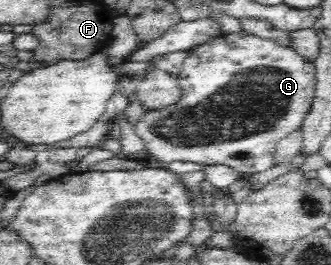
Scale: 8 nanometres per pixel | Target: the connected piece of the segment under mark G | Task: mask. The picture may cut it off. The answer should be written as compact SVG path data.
M226 33L208 40L205 44L196 46L194 51L185 57L185 60L182 62L181 72L178 74L178 83L182 95L175 104L166 106L164 109L145 111L144 116L134 125L135 132L145 145L144 150L149 151L151 156L164 163L177 162L185 165L187 162L192 162L193 164L205 165L205 167L223 165L233 168L243 177L247 177L273 168L277 144L283 138L289 136L291 132L301 128L302 122L313 104L315 69L314 64L297 54L296 50L282 46L274 39L261 38L250 33Z

